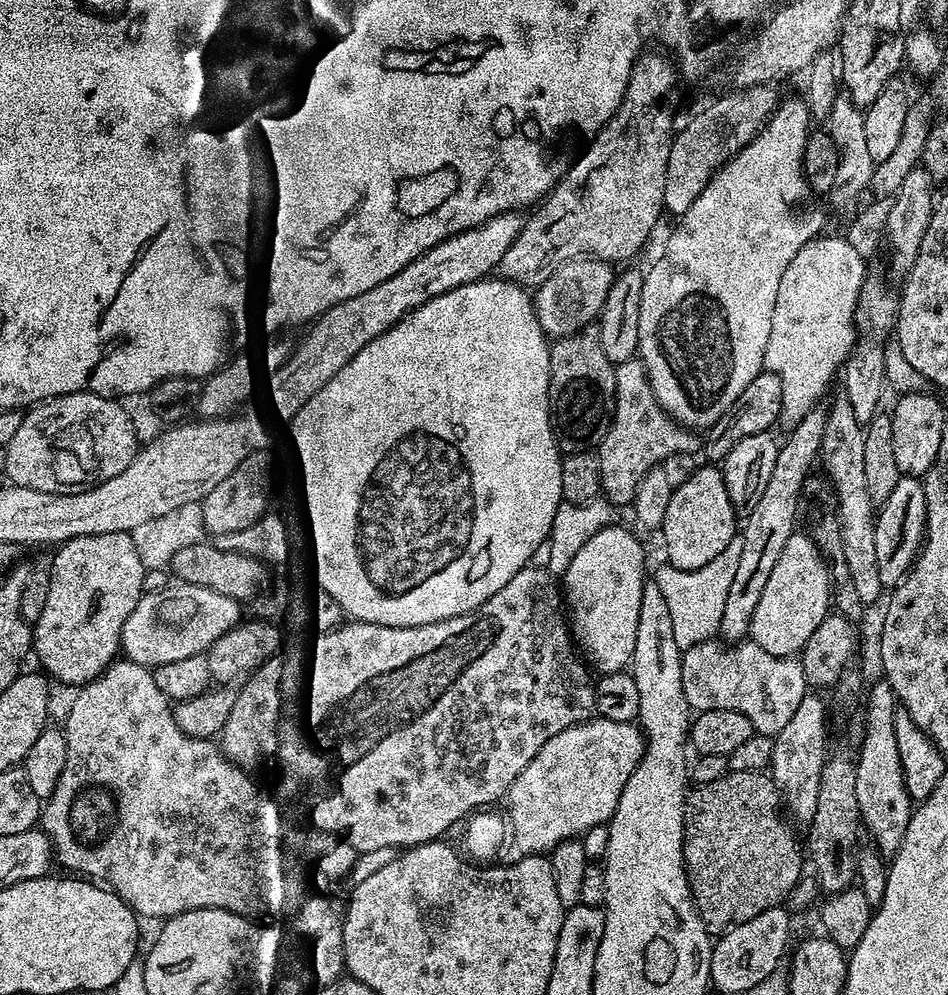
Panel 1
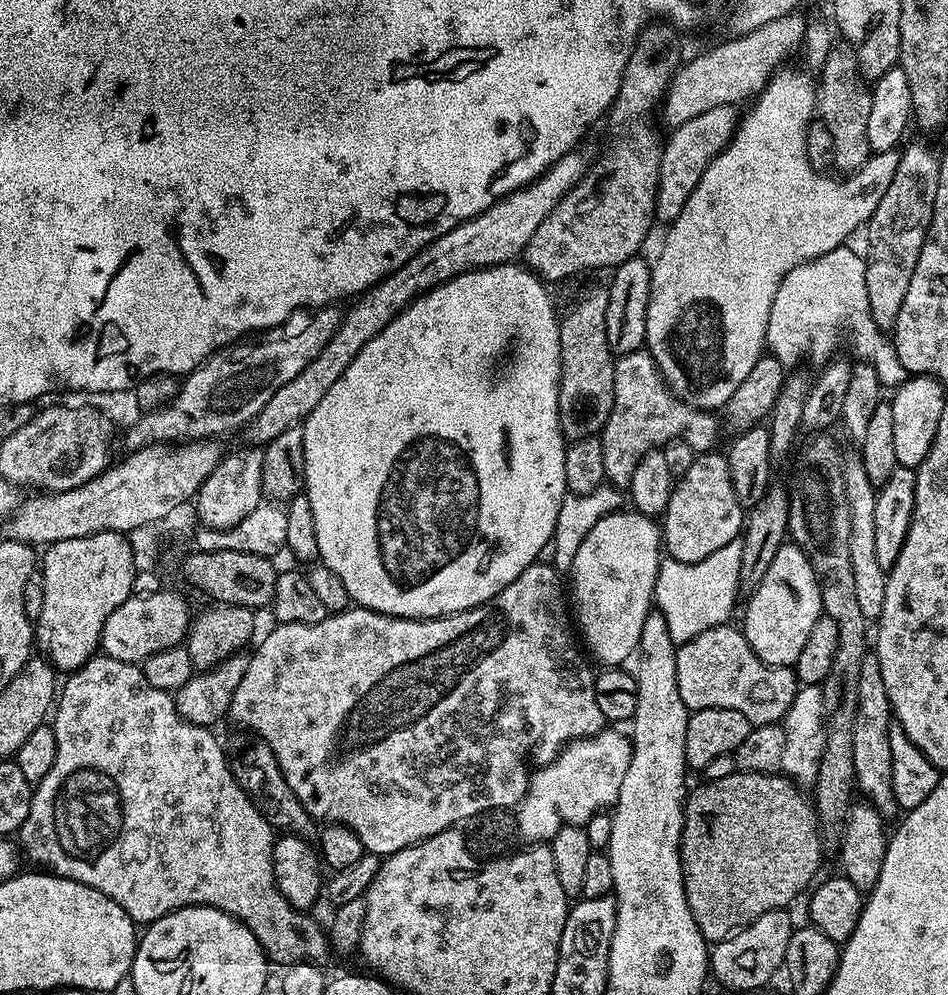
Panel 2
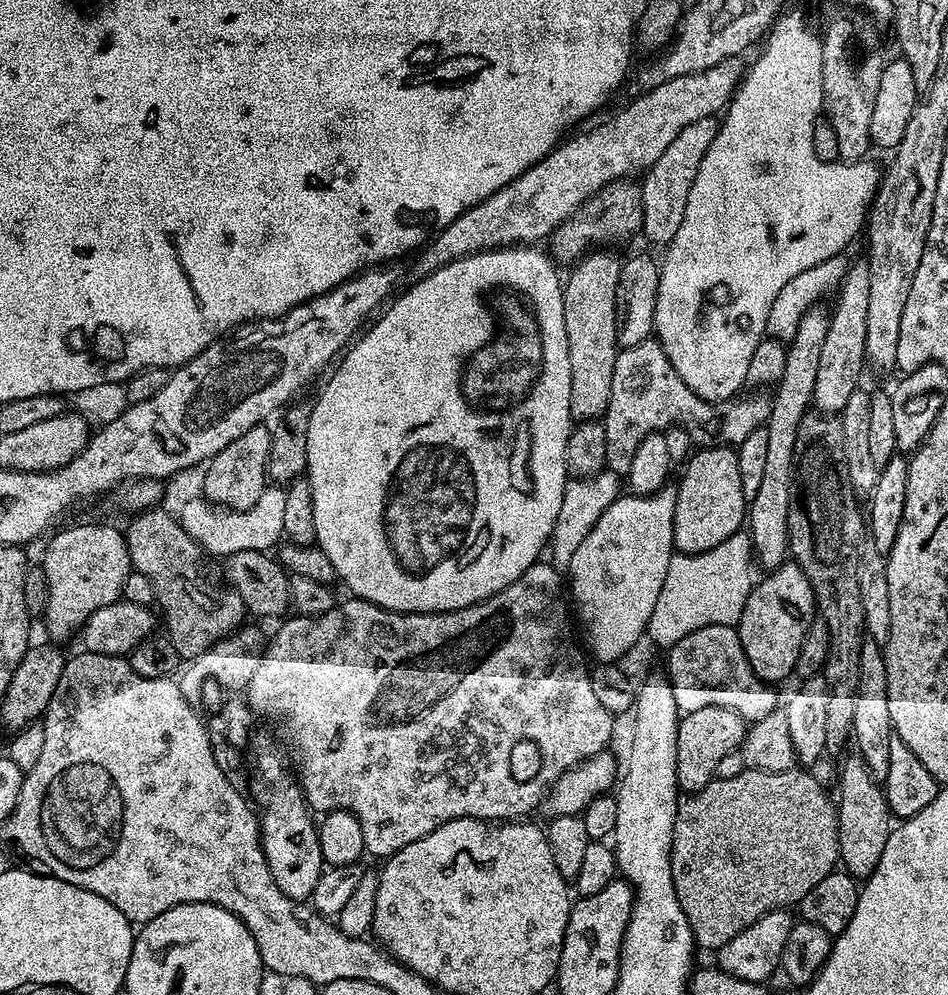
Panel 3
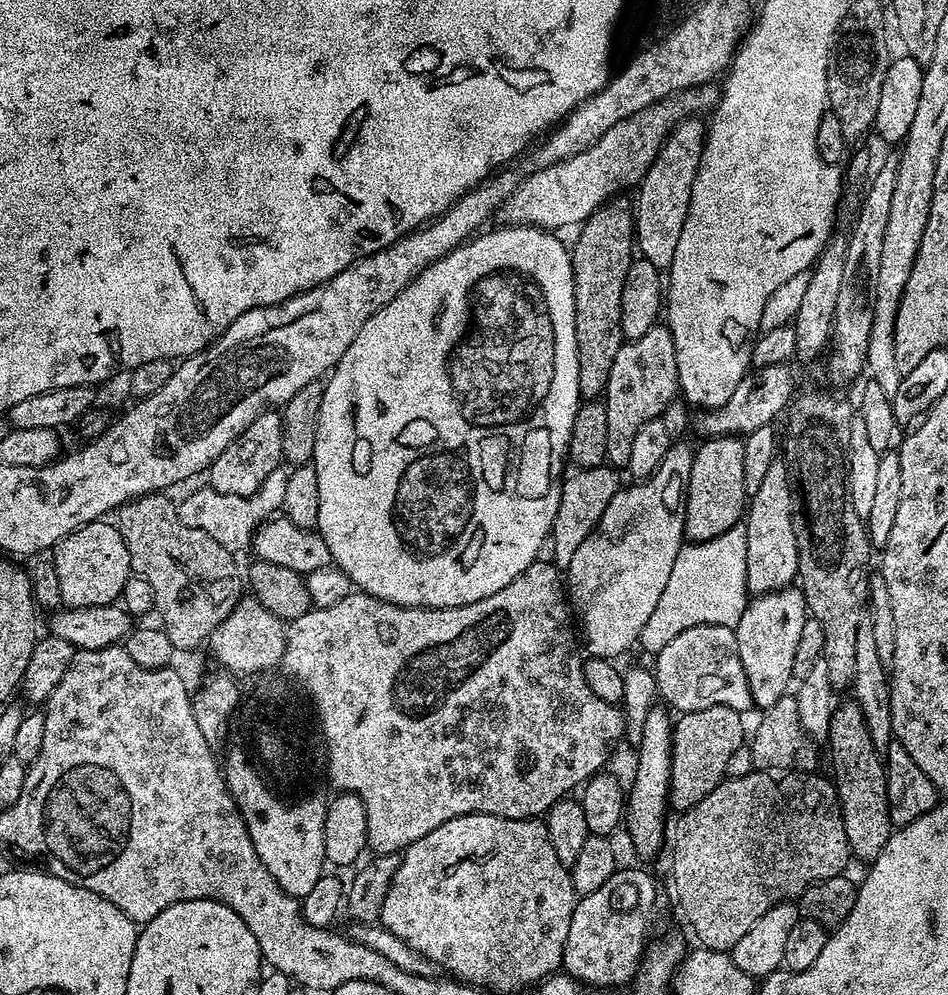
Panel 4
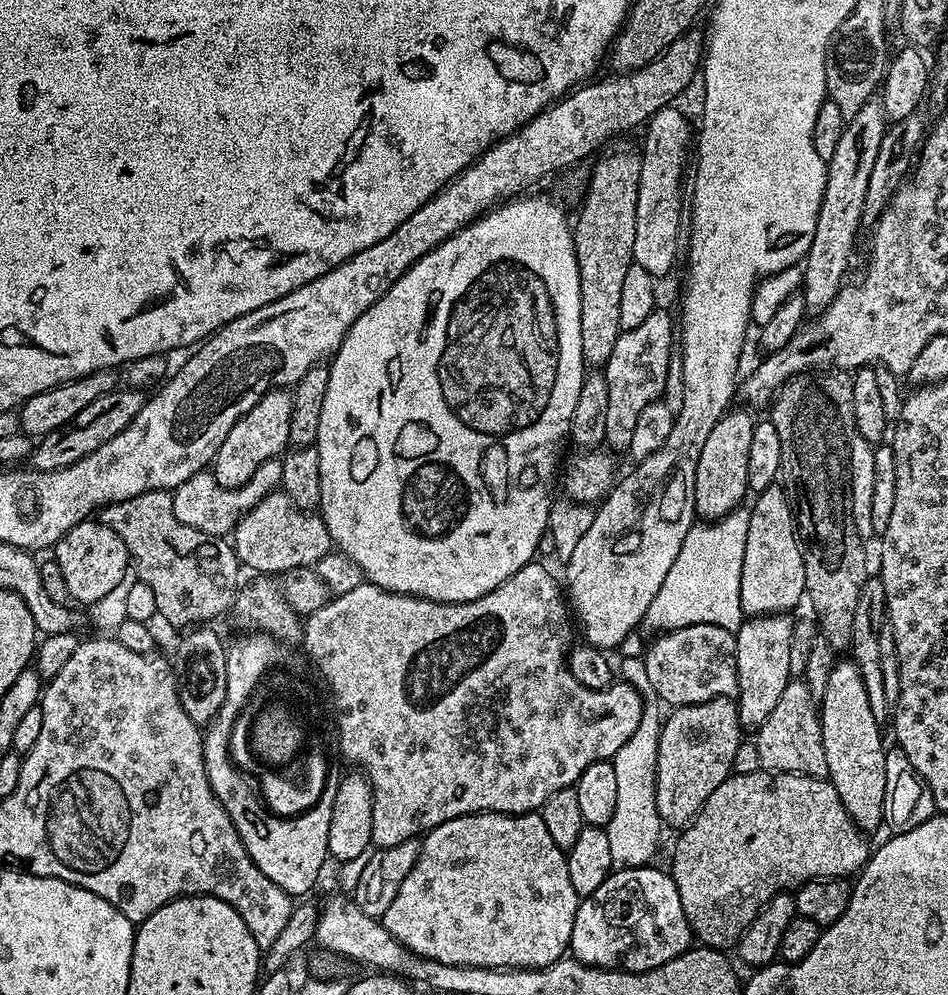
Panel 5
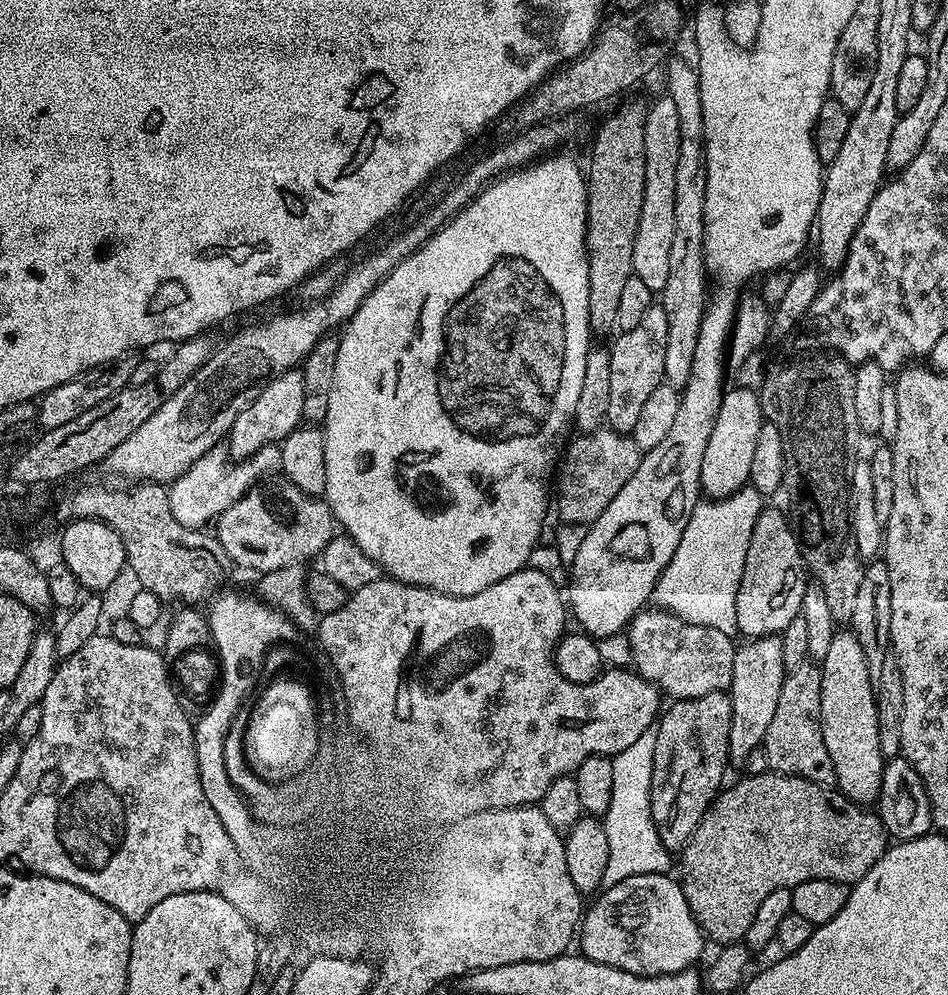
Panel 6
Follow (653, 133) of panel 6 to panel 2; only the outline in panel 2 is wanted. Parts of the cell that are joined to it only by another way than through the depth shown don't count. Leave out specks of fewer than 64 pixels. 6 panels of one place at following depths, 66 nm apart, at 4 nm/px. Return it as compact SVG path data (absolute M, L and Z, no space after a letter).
M737 105L714 106L714 110L706 110L706 114L698 114L698 118L690 118L690 122L682 122L682 126L671 129L662 144L660 154L660 177L656 187L656 220L671 222L682 214L682 206L690 198L690 194L698 186L706 166L712 159L732 141L738 123Z

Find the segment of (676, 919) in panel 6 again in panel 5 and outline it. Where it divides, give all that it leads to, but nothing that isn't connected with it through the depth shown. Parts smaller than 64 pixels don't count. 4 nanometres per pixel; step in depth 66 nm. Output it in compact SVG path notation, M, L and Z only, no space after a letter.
M657 866L643 868L617 867L594 890L594 894L583 897L574 914L574 930L570 952L583 964L592 968L614 968L625 972L648 972L662 966L693 947L692 927L688 925L686 914L682 910L682 898L678 898L678 886L667 871Z

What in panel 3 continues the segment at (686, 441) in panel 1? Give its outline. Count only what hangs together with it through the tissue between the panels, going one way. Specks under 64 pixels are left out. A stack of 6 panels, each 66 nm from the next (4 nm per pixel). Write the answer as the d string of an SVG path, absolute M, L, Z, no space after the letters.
M649 338L638 346L620 348L614 362L614 378L610 382L610 402L604 411L602 423L606 430L606 468L620 478L627 477L630 461L642 438L655 432L678 426L689 432L693 445L700 448L738 446L754 434L756 428L765 427L770 418L772 396L737 395L730 400L713 402L703 400L678 378L678 370L670 366L666 350L659 340Z

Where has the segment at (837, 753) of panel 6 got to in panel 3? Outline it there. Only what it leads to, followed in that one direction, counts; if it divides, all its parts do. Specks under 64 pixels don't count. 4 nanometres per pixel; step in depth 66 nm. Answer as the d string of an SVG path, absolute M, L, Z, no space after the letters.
M858 754L851 755L845 755L839 761L840 800L838 796L836 804L838 846L843 871L863 882L870 874L874 874L878 862L882 862L882 850L886 850L886 842L894 827L894 817L888 811L888 799L884 797L881 781L872 775L864 759Z

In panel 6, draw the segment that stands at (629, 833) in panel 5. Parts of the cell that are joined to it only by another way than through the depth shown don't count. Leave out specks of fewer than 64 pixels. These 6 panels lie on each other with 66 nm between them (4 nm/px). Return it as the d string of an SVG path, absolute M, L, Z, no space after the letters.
M655 727L647 728L631 746L626 746L619 754L612 757L614 766L614 794L610 794L610 810L606 810L603 822L606 826L606 838L610 842L610 859L606 861L604 884L617 884L634 874L667 873L668 867L673 867L674 860L670 857L669 849L662 846L658 838L656 823L652 820L650 810L650 786L652 785L652 767L654 766L654 742L656 741Z

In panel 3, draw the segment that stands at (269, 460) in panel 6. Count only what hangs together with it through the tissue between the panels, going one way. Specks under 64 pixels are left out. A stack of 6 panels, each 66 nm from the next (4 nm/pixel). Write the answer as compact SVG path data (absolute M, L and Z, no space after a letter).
M268 486L258 502L249 508L224 508L203 498L188 500L178 511L178 519L182 530L186 530L186 534L190 534L190 538L194 538L211 557L227 558L242 550L271 553L285 539L285 503L284 488Z

